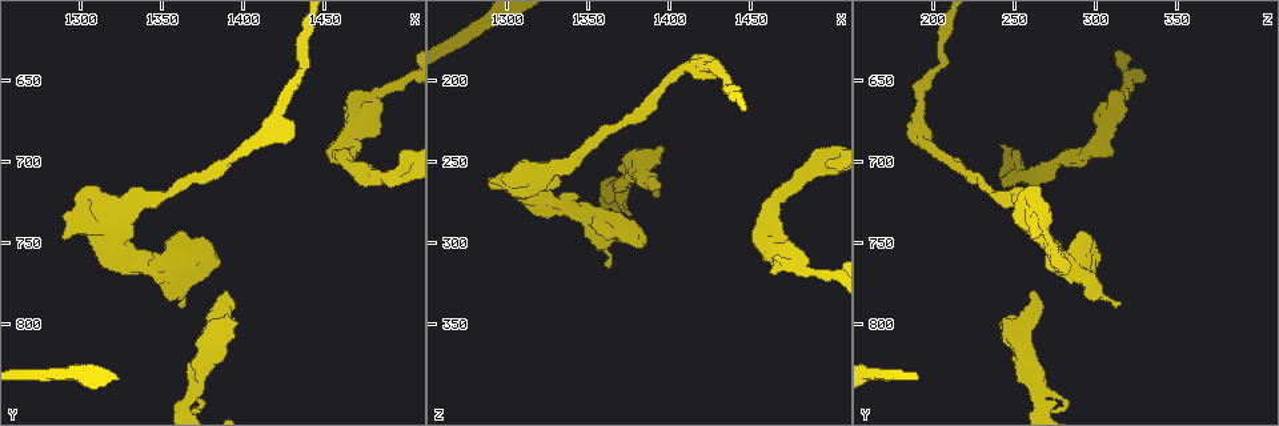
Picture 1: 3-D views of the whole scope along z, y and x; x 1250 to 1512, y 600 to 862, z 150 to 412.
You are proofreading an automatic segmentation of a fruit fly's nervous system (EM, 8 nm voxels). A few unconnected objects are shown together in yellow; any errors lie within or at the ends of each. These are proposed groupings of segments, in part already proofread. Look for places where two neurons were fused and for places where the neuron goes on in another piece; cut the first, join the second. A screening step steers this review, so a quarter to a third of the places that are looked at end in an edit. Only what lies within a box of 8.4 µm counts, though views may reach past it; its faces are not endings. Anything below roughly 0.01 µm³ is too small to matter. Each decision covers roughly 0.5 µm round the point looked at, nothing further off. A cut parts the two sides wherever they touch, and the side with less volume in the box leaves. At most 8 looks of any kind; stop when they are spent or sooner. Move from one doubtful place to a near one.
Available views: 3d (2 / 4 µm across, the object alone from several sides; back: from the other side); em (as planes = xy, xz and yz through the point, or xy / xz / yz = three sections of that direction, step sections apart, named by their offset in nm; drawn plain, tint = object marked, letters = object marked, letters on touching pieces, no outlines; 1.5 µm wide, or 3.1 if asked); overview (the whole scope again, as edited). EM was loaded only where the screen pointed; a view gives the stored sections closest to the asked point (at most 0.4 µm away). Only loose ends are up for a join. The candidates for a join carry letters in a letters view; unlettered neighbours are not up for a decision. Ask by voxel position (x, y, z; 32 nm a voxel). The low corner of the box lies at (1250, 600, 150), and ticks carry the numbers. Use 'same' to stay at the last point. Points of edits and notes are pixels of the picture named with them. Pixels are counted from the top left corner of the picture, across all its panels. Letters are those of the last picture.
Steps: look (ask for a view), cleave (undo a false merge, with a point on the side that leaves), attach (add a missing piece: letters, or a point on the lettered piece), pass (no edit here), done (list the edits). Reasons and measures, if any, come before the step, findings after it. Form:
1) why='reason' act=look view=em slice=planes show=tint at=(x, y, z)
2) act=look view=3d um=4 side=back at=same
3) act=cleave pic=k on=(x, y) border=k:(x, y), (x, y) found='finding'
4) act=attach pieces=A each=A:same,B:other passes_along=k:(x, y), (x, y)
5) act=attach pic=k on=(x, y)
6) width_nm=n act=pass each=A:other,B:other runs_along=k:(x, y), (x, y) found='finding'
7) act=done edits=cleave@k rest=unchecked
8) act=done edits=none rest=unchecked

why='sudden change in width' act=look view=em slice=planes show=letters at=(1480, 660, 314)

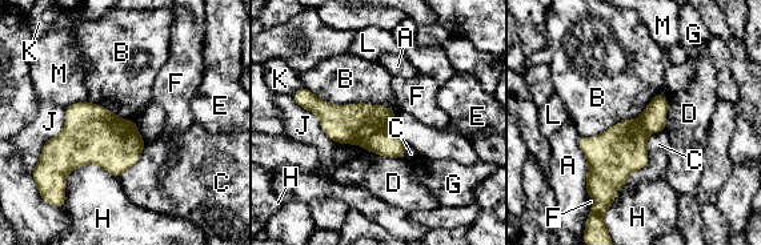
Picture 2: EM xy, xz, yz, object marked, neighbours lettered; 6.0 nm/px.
width_nm=260 act=cleave pic=2 on=(388, 144) each=A:other,B:other,C:other,D:other,E:other,F:other,G:other,H:other,J:other,K:other,L:other,M:other border=2:(388, 128), (368, 136), (360, 144) found='a second neuron is stuck on'

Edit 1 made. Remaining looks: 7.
why='branch stops here' act=look view=3d um=2 at=(1362, 788, 314)

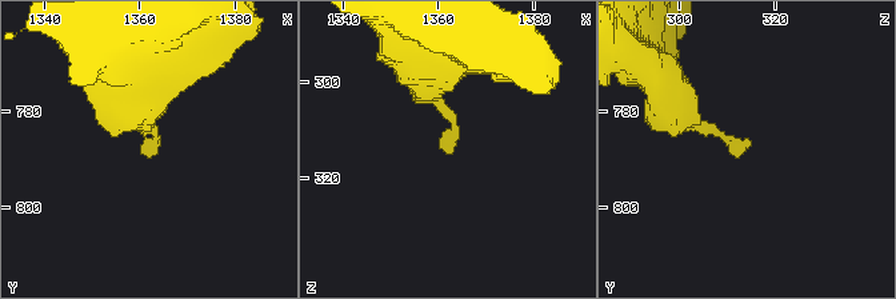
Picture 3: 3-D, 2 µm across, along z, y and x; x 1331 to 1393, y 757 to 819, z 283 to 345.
act=look view=em slice=xz step=4 show=letters at=(1364, 787, 315)

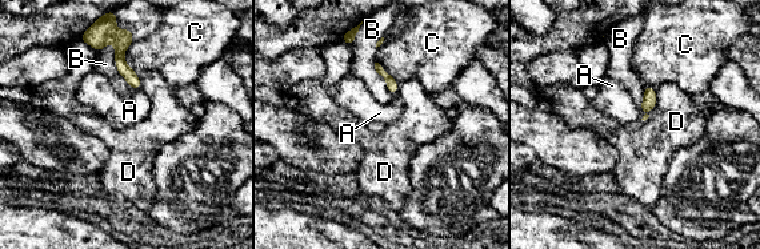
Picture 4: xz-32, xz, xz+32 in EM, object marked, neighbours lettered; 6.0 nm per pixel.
why='another direction' act=look view=em slice=planes show=letters at=same

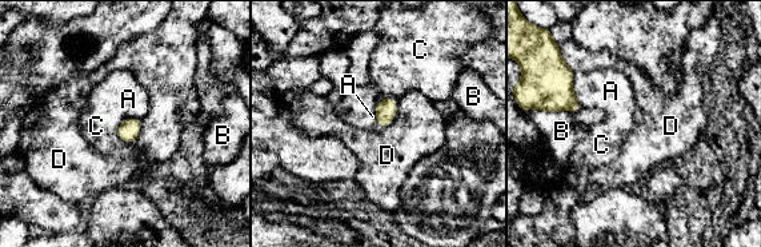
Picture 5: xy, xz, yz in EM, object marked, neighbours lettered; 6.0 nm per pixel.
act=pass each=A:other,B:other,C:other,D:other border=5:(141, 120), (141, 128), (131, 143) found='none of them fits'

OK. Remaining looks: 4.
act=done edits=cleave@2 rest=unchecked

